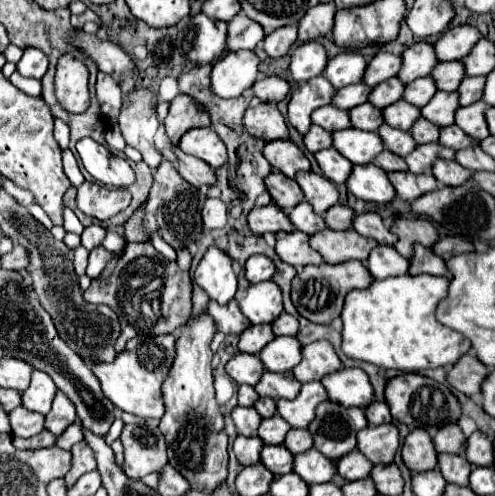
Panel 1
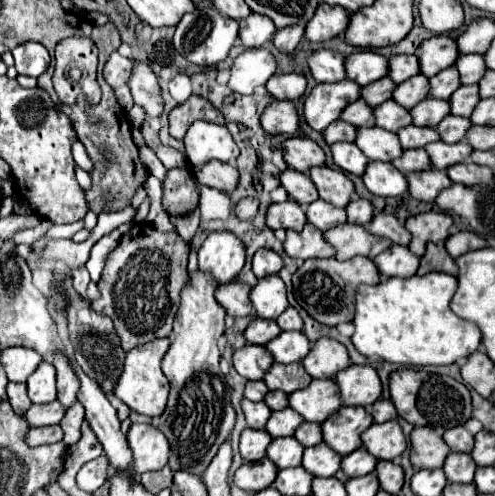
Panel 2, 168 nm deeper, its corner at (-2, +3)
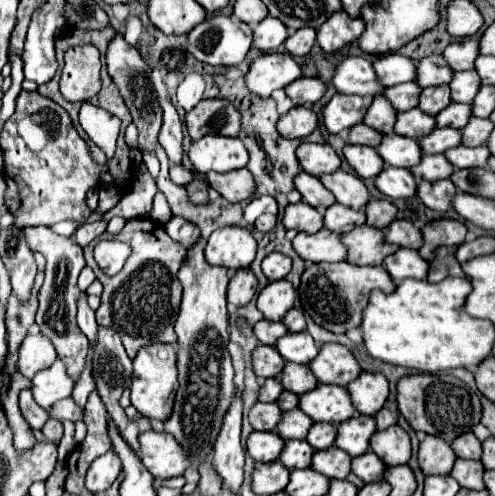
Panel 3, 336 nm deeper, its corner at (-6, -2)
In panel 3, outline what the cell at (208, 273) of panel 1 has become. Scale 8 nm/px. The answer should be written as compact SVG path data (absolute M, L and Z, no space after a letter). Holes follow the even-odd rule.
M223 227L209 237L205 245L205 259L209 265L219 265L233 273L249 269L255 259L255 251L257 243L249 229Z

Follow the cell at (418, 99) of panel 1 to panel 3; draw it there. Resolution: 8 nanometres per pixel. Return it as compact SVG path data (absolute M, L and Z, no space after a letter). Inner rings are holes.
M475 71L453 73L449 89L451 89L451 101L471 103L471 99L475 97L475 91L479 91L479 77L475 75Z

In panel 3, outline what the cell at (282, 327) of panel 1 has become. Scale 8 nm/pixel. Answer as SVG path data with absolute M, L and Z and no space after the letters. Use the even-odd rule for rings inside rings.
M291 309L285 317L283 317L283 325L287 327L289 333L299 333L305 329L305 317L301 311L297 309Z

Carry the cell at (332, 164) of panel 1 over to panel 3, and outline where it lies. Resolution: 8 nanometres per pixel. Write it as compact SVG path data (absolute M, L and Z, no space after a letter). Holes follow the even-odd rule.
M345 145L343 155L345 155L347 163L351 165L351 169L363 179L377 177L385 165L379 159L377 151L373 147L365 147L365 145Z

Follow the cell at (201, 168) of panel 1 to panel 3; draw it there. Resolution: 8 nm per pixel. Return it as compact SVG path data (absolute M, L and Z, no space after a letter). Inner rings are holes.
M245 167L235 169L235 171L227 171L227 173L209 171L207 173L207 183L209 183L211 189L215 189L221 197L225 197L231 203L245 201L255 191L253 177L249 175L249 171Z

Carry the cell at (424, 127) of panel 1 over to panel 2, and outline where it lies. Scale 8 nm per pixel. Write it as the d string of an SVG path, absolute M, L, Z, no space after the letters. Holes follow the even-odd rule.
M447 116L447 118L445 118L445 120L441 120L435 128L439 130L439 134L441 134L441 140L443 140L443 142L453 144L453 142L461 142L461 140L465 138L465 134L467 134L467 130L469 130L471 126L473 126L473 124L471 124L471 120L469 120L469 118Z

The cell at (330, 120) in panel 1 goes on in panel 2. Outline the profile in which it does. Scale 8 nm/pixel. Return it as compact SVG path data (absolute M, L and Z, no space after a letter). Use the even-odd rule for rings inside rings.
M357 100L357 102L349 104L349 106L343 110L341 118L343 118L345 122L351 122L351 124L359 126L359 128L361 128L361 126L367 126L367 128L375 126L373 108L367 106L367 102L363 102L363 100Z

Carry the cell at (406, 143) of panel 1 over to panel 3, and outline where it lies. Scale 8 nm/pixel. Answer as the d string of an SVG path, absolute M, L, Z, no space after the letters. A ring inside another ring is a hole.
M433 129L429 135L419 139L419 147L423 153L443 153L445 149L461 145L461 131L459 129Z

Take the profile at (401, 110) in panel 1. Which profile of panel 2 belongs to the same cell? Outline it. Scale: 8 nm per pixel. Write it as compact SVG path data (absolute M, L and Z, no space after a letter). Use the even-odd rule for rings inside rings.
M425 98L419 106L411 108L411 116L415 126L437 126L445 116L449 116L449 102L439 98Z

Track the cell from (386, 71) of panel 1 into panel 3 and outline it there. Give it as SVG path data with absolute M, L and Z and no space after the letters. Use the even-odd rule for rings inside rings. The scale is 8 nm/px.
M431 55L425 57L421 61L417 61L417 77L415 83L419 87L431 87L431 85L445 85L447 79L451 79L453 71L447 67L447 63L443 63L441 55Z

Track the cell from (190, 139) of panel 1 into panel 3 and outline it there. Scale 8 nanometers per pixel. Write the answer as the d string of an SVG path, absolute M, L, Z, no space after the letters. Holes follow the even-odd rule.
M203 135L189 149L189 159L197 173L207 171L231 171L247 165L249 155L237 137Z

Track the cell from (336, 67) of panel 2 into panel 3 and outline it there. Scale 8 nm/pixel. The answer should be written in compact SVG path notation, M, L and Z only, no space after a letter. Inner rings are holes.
M347 57L343 59L331 77L331 85L337 93L349 95L381 95L383 87L379 87L375 73L371 73L371 61L363 57Z

